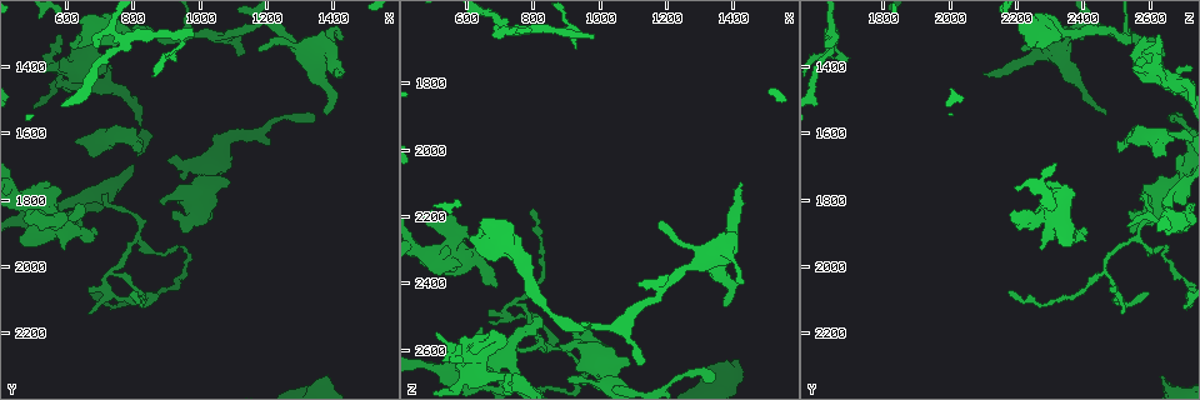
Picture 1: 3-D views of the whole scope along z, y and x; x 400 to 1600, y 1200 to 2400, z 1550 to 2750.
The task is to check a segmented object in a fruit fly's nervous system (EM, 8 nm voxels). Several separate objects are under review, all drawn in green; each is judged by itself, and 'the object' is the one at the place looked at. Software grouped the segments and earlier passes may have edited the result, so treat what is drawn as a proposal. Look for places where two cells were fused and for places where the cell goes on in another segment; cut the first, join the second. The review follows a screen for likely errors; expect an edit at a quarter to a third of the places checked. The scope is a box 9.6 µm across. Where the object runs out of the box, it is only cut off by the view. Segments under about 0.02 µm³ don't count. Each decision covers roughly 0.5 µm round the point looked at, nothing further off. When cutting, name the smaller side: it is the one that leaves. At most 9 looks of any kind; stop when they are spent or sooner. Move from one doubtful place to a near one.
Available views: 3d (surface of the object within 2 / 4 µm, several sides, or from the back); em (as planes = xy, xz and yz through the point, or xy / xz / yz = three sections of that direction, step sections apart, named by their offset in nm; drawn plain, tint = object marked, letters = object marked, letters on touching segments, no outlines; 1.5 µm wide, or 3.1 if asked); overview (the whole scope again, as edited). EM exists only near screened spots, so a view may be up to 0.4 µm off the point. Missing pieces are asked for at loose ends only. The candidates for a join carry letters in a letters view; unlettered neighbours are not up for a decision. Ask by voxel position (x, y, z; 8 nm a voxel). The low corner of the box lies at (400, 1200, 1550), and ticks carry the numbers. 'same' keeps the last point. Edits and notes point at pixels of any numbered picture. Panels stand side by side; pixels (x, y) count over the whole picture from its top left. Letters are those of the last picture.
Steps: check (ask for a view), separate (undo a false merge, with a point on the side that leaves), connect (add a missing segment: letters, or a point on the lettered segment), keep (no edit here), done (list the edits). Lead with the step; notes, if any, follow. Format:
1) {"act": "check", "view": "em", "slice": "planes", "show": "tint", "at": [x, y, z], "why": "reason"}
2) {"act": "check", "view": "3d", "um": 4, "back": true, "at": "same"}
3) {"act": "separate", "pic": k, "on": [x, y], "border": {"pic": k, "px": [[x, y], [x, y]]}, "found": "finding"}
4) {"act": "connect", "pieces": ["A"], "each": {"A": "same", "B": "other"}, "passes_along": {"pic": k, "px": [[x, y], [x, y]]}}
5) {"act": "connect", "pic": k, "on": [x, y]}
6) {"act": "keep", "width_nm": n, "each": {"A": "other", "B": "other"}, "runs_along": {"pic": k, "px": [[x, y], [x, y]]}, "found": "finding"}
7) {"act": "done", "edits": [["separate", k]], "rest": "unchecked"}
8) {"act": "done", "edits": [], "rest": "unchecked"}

{"act": "check", "view": "3d", "um": 2, "at": [1120, 1360, 2640], "why": "free end"}

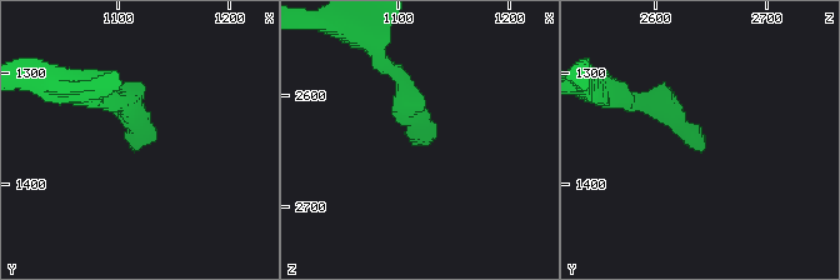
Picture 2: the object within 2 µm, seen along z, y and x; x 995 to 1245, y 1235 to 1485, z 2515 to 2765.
{"act": "check", "view": "em", "slice": "xy", "step": 4, "show": "tint", "at": [1116, 1364, 2646]}

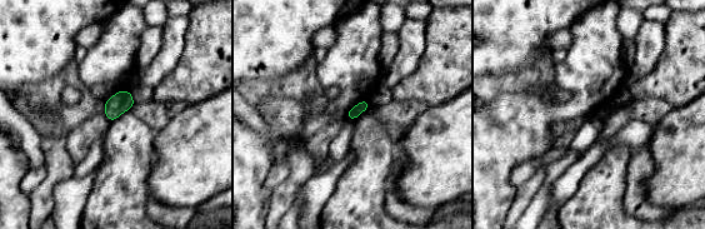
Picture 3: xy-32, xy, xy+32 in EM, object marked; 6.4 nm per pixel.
{"act": "check", "view": "em", "slice": "planes", "show": "letters", "at": "same", "why": "another direction"}

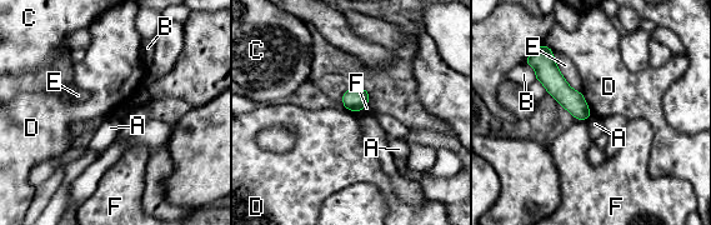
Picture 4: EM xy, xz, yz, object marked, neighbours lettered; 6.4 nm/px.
{"act": "keep", "longest_contact_nm": ["E", 320], "each": {"A": "other", "B": "other", "C": "other", "D": "other", "E": "other", "F": "other"}, "runs_along": {"pic": 4, "px": [[544, 55], [547, 74], [585, 116]]}, "found": "no lettered segment goes on from it"}

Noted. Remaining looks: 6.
{"act": "check", "view": "3d", "um": 2, "back": true, "at": [1260, 1550, 2670], "why": "a narrow waist"}

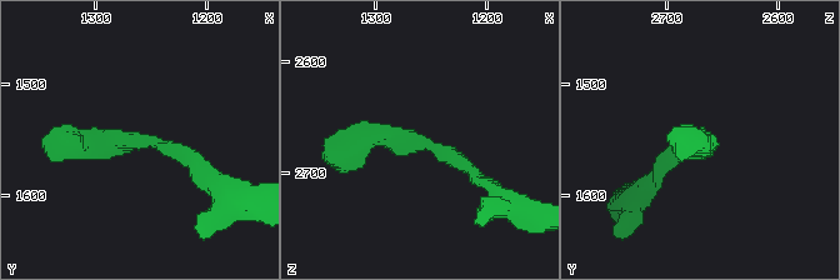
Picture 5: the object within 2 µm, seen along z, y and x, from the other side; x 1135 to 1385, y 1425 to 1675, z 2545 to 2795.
{"act": "check", "view": "em", "slice": "xz", "step": 4, "show": "tint", "at": [1256, 1550, 2672], "why": "need the tissue"}

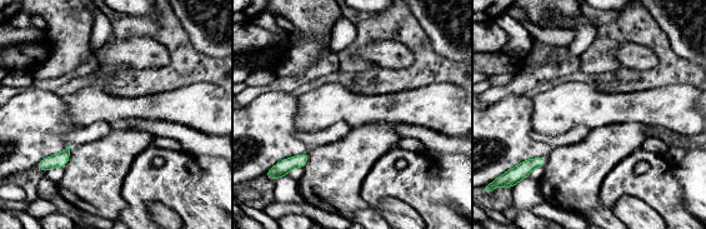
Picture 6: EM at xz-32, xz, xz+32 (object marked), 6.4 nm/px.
{"act": "check", "view": "em", "slice": "planes", "show": "letters", "at": "same"}

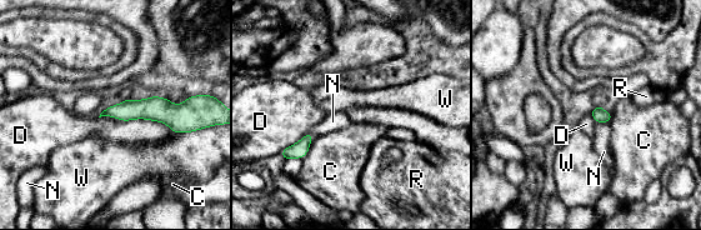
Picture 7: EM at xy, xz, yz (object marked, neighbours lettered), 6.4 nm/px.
{"act": "keep", "each": {"C": "other", "D": "other", "N": "other", "R": "other", "W": "other"}, "runs_along": {"pic": 7, "px": [[194, 104], [186, 110], [106, 113]]}, "found": "all the same cell"}

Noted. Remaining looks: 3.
{"act": "check", "view": "em", "slice": "planes", "show": "letters", "at": [660, 2080, 2490], "why": "free end"}

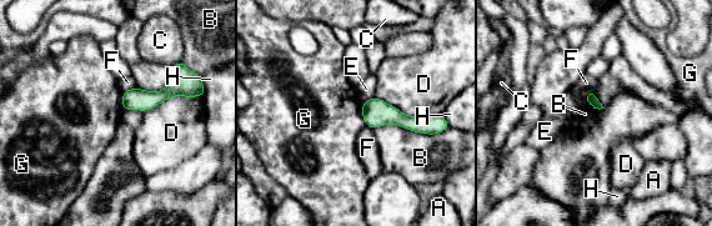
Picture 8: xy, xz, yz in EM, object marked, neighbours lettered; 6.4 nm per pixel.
{"act": "keep", "each": {"A": "other", "B": "other", "C": "other", "D": "other", "E": "other", "F": "other", "G": "other", "H": "other"}, "border": {"pic": 8, "px": [[591, 90], [602, 109]]}, "found": "no lettered segment goes on from it"}

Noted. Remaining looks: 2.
{"act": "check", "view": "em", "slice": "planes", "show": "letters", "at": [990, 1310, 1660], "why": "free end"}

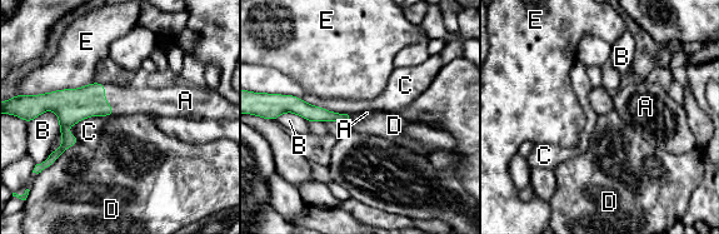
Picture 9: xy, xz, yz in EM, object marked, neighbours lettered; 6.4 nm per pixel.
{"act": "connect", "pieces": ["A"], "longest_contact_nm": ["C", 500], "each": {"A": "same", "B": "other", "C": "other", "D": "other", "E": "other"}, "passes_along": {"pic": 9, "px": [[71, 105], [104, 99], [124, 99]]}, "found": "the cell continues"}

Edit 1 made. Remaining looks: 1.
{"act": "done", "edits": [["connect", 9]], "rest": "unchecked"}

